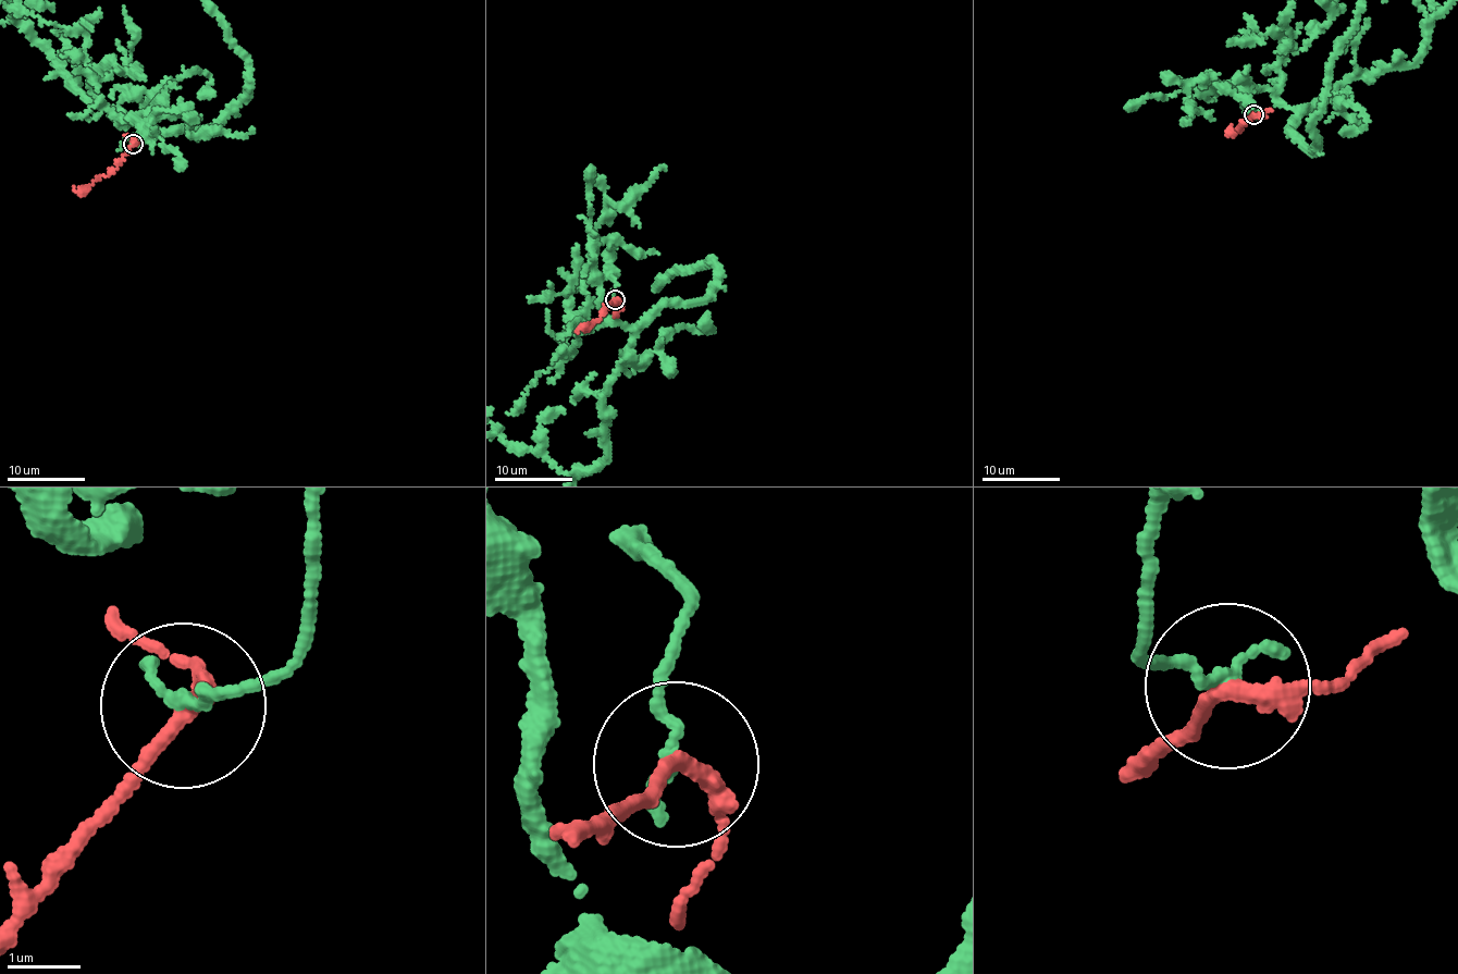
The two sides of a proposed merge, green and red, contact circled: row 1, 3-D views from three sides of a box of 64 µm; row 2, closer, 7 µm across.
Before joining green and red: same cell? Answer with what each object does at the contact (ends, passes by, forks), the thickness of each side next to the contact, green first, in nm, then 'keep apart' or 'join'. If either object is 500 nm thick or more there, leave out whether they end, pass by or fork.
green ends; red passes by; calibres 190 and 200 nm; keep apart

